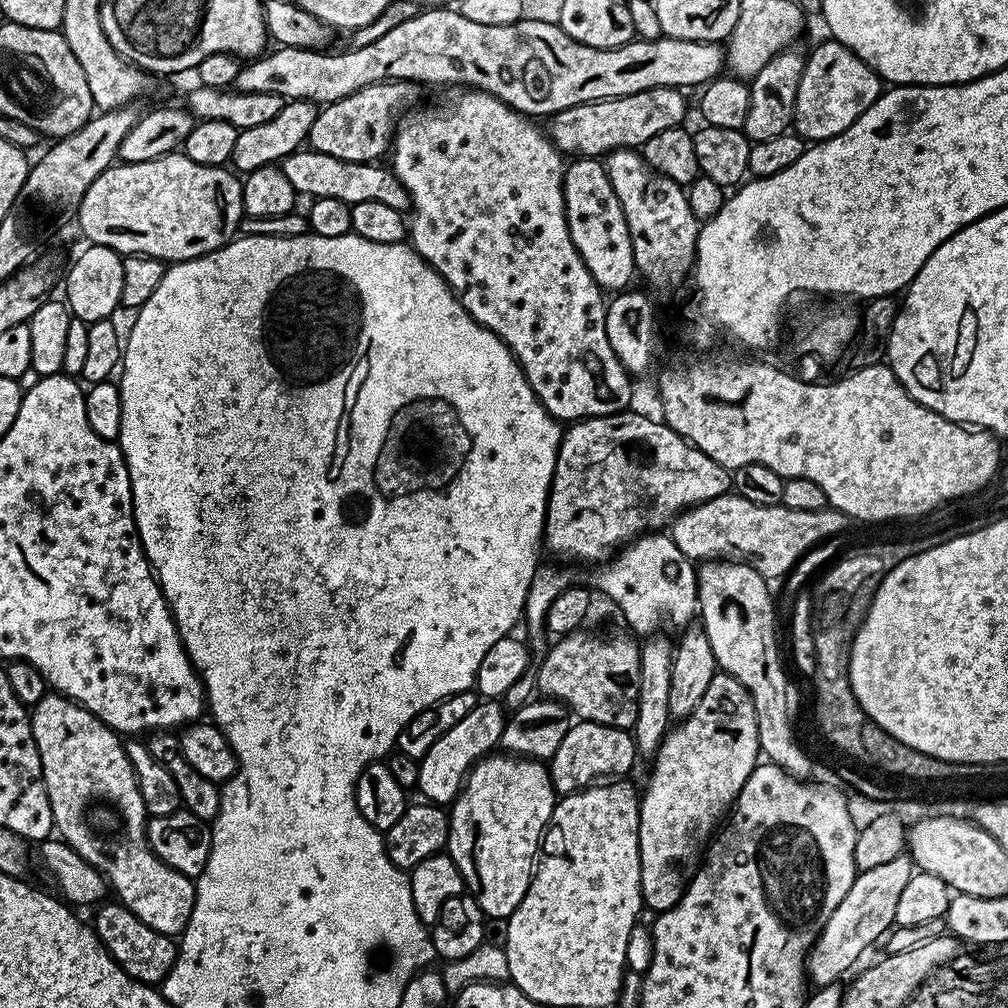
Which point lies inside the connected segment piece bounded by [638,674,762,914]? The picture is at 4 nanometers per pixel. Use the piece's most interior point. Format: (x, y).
(700, 767)

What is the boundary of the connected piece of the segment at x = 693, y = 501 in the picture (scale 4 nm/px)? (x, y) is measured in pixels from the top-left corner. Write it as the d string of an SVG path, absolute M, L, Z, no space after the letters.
M625 410L623 412L615 412L609 416L590 416L582 420L575 421L571 425L572 428L563 433L560 438L560 449L558 450L558 458L554 466L554 474L552 475L552 485L548 491L548 513L544 519L544 539L543 543L556 556L561 556L561 561L572 562L568 560L585 560L586 563L592 564L595 560L599 562L607 562L616 555L617 551L629 544L633 540L637 540L639 536L655 533L657 530L664 530L671 525L673 519L680 515L681 512L696 507L697 504L704 504L708 500L713 500L716 496L723 496L732 488L732 472L727 468L718 466L718 462L714 462L714 458L710 458L706 454L702 454L702 450L698 450L684 440L674 430L670 430L670 426L661 422L659 419L651 420L648 416L643 416L640 412L632 412L633 410Z

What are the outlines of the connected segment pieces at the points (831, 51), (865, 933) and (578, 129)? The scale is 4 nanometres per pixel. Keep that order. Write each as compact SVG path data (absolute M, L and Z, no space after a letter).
M825 38L812 53L807 53L804 62L802 82L798 82L798 98L792 111L795 135L802 137L806 142L819 142L841 136L877 100L881 91L882 81L869 64L862 62L858 54L854 54L836 40Z
M901 854L898 858L890 858L890 862L882 862L882 866L874 866L874 870L857 875L850 890L846 890L846 898L838 902L838 910L834 910L808 953L806 976L811 983L813 980L816 986L835 984L857 967L856 959L896 924L898 897L906 882L910 882L913 871L911 855Z
M651 88L622 98L570 106L552 115L547 121L546 131L561 153L572 158L604 158L619 148L636 150L650 142L654 134L679 128L685 123L688 104L684 101L684 96L685 93L679 88Z

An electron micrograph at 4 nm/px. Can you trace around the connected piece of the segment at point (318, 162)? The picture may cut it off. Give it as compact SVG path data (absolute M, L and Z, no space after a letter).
M297 150L291 152L282 162L282 170L290 186L301 196L307 198L338 198L348 205L358 202L382 202L385 206L394 206L394 210L404 212L409 207L408 192L398 182L398 178L387 167L379 168L376 162L355 164L334 158L330 154Z

